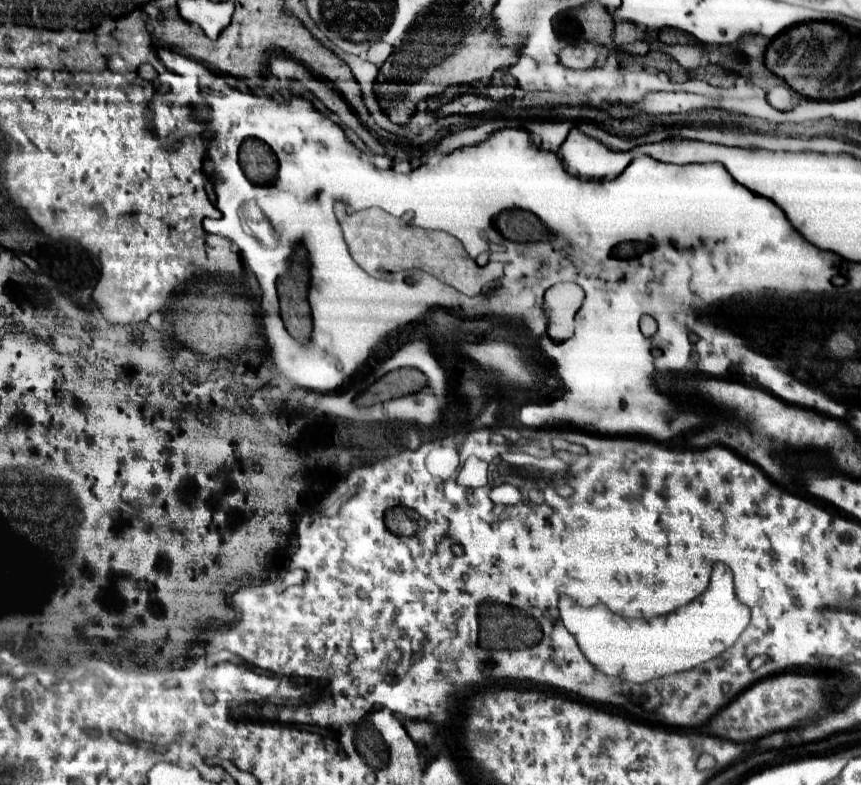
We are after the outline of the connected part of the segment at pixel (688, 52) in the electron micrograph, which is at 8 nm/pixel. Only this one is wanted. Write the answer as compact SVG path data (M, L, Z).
M670 45L670 49L666 49L666 55L678 61L684 69L696 69L702 61L702 51L692 45Z

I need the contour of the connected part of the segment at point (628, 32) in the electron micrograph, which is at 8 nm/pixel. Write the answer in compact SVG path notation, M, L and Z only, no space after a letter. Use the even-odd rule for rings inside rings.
M626 21L616 23L616 29L614 29L614 45L616 47L628 45L628 43L634 43L640 39L644 39L644 31L640 31L636 25L626 23Z

